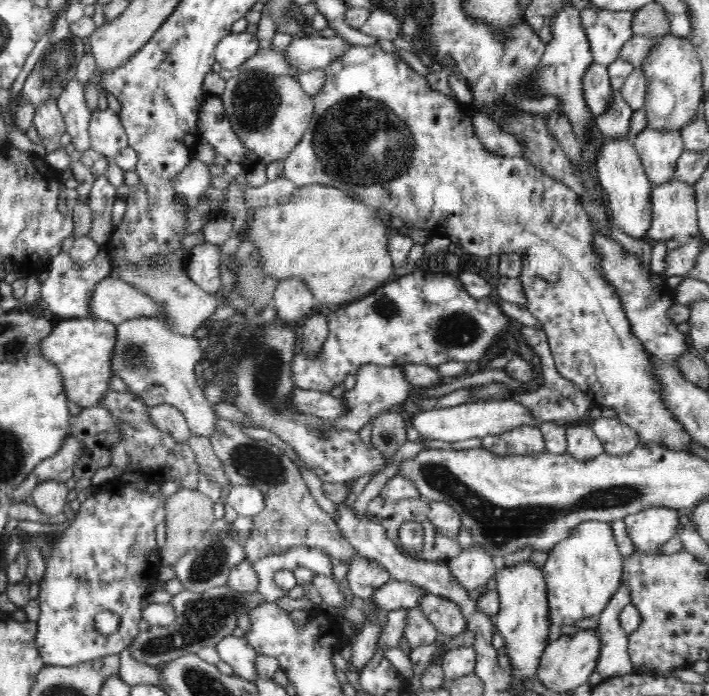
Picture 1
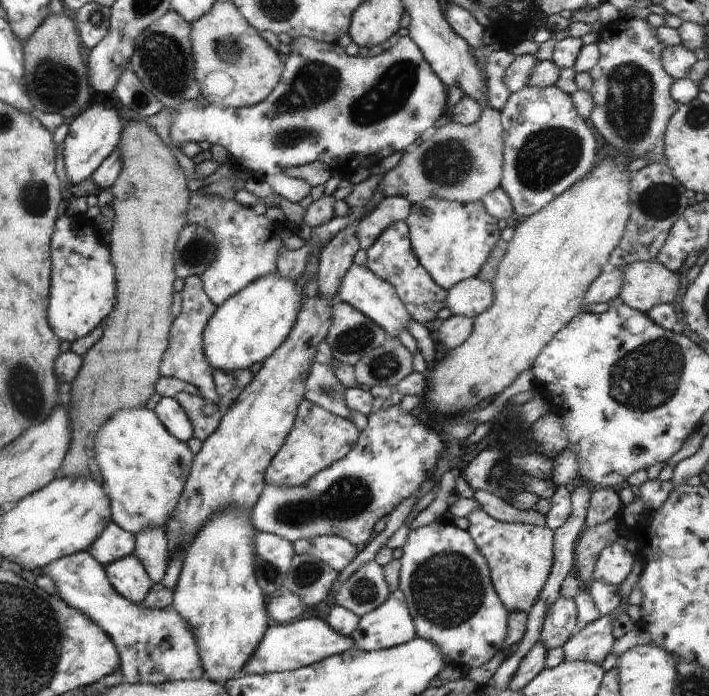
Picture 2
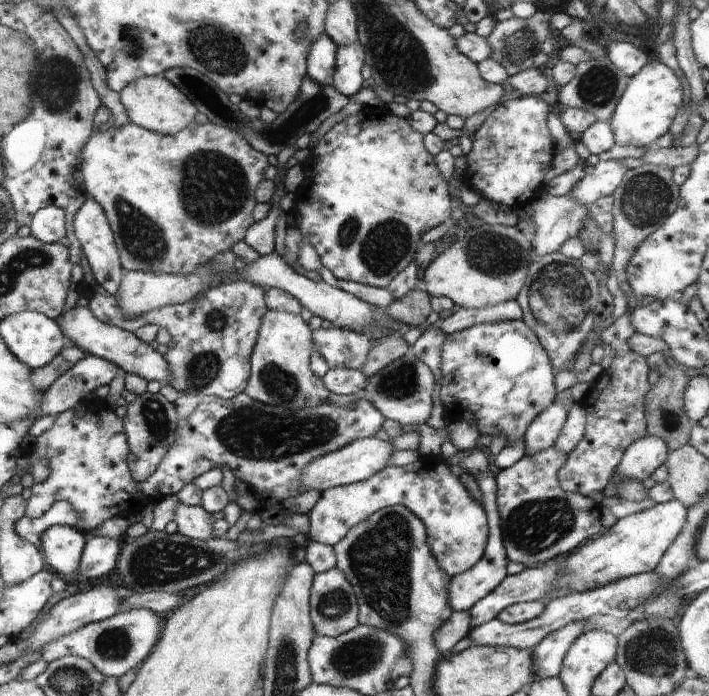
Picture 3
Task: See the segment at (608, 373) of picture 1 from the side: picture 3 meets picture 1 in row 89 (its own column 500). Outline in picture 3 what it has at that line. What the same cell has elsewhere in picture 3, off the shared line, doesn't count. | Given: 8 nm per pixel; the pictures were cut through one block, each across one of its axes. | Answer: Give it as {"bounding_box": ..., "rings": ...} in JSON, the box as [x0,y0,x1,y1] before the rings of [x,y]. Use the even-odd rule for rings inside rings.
{"bounding_box":[441,319,556,446],"rings":[[[522,319],[483,323],[450,334],[444,344],[442,360],[441,402],[446,413],[443,418],[446,424],[467,421],[473,423],[480,434],[488,434],[493,438],[502,432],[508,437],[507,446],[521,439],[534,418],[556,401],[556,371],[540,340]]]}

